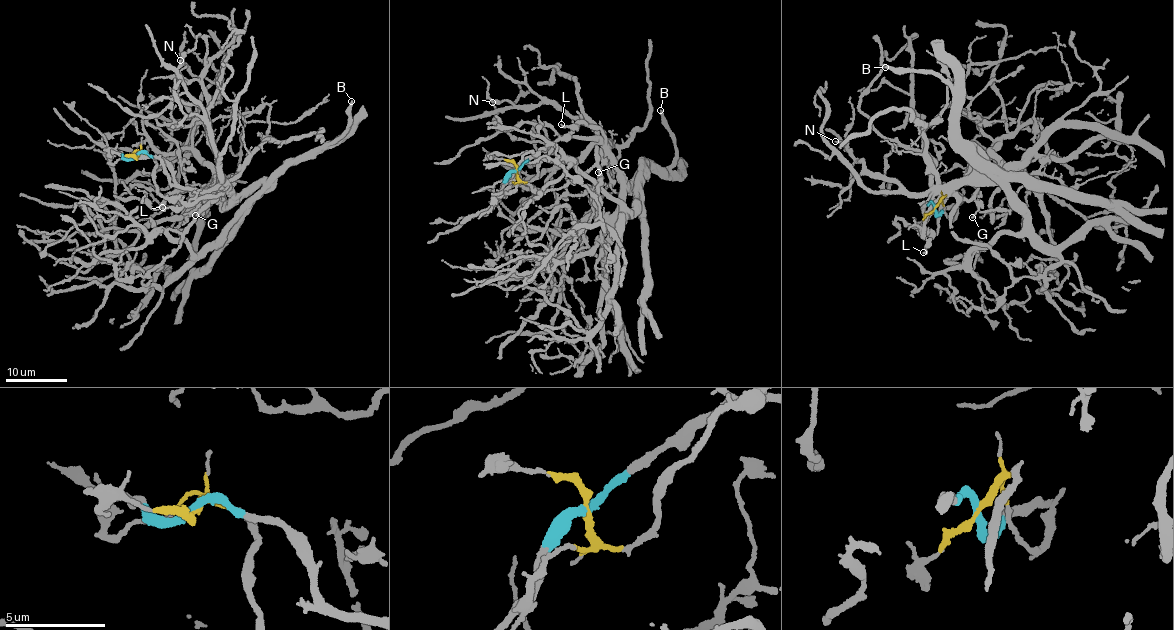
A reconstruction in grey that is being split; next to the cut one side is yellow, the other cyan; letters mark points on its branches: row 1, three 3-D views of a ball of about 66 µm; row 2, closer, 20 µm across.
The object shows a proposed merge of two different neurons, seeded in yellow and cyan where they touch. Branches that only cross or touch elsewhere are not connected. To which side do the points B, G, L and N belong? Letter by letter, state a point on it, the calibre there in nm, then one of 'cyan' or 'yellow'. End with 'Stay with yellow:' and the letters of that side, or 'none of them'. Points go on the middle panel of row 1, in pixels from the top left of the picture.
B: (660, 110) | 320 nm | cyan
G: (598, 172) | 150 nm | yellow
L: (561, 124) | 200 nm | yellow
N: (492, 102) | 150 nm | cyan
Stay with yellow: G, L

